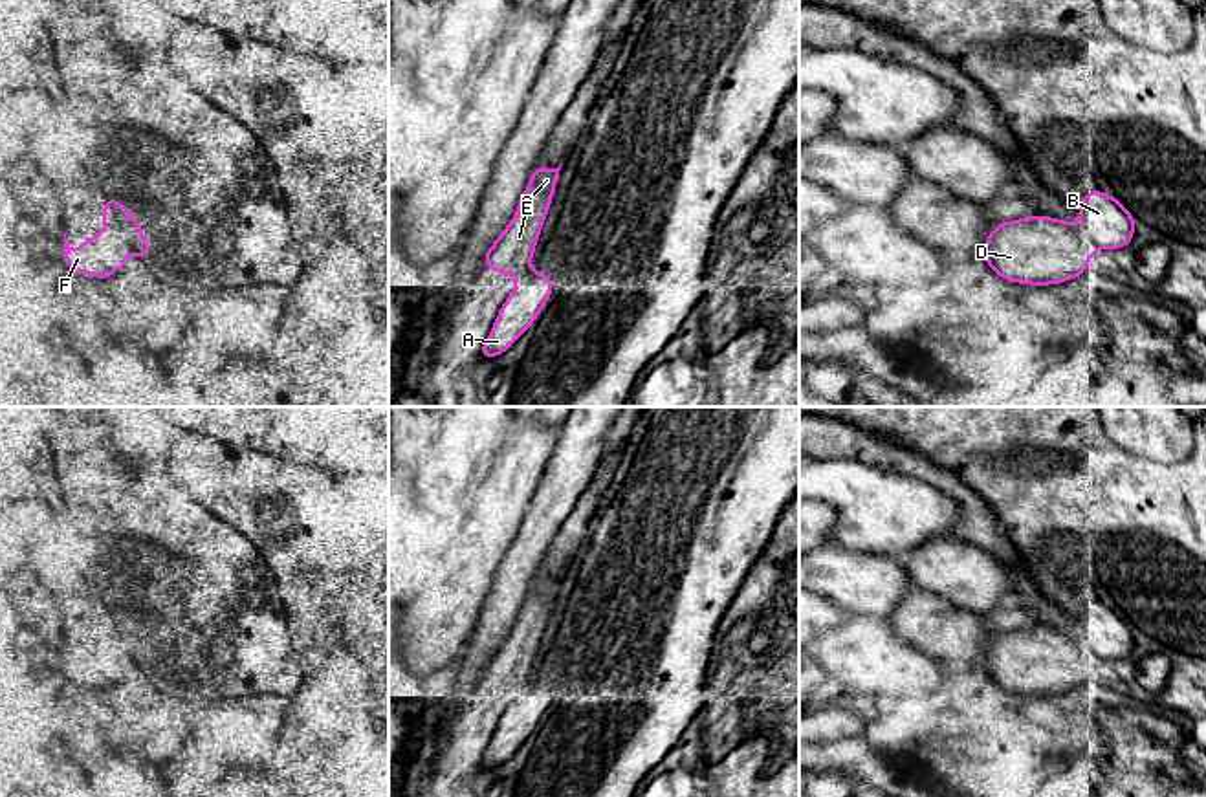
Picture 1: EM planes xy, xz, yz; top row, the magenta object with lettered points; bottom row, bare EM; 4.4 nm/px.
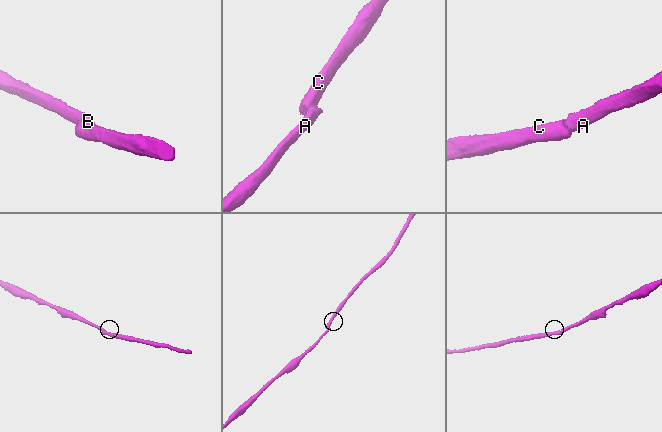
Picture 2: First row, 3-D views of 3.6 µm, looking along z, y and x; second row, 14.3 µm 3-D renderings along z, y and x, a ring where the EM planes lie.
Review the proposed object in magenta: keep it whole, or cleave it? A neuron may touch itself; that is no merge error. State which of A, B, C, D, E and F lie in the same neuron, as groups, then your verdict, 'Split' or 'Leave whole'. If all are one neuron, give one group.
Groups: A B C D E F. Leave whole

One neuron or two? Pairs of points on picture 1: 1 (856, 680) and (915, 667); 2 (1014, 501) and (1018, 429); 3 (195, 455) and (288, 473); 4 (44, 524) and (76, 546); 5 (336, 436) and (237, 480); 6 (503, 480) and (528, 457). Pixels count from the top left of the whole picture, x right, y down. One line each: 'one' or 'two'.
1: one
2: one
3: one
4: two
5: two
6: one

